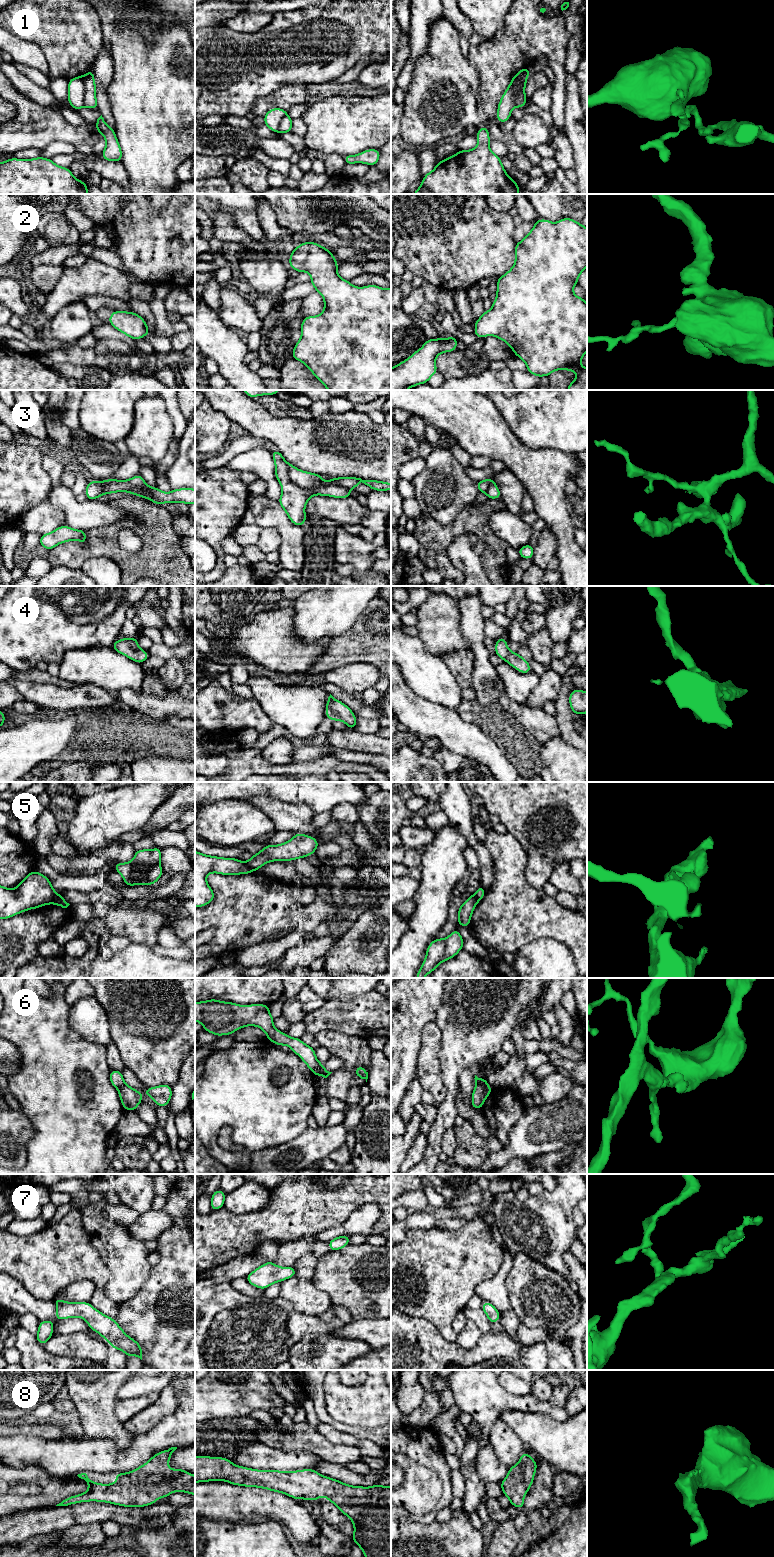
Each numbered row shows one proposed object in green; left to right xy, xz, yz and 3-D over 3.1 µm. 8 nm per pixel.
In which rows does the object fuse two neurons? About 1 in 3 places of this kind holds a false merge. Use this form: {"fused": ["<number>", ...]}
{"fused": ["1", "3", "5", "6"]}

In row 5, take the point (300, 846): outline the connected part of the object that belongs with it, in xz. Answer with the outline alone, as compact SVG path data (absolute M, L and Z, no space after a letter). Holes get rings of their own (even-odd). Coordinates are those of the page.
M302 833L294 834L293 838L279 845L265 845L264 848L246 862L253 870L259 870L272 861L291 861L306 858L314 854L319 842L315 837Z

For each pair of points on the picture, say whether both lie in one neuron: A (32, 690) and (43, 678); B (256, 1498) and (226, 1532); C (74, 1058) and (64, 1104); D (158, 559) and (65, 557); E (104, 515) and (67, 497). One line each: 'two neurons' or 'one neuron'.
A: two neurons
B: two neurons
C: one neuron
D: one neuron
E: one neuron

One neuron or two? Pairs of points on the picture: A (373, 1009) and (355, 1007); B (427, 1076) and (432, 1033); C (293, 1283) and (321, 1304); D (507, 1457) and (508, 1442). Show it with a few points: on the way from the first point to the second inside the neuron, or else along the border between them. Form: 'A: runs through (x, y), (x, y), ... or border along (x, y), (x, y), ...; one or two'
A: runs through (369, 1009), (359, 1009); one
B: runs through (429, 1065), (429, 1049), (431, 1044); one
C: runs through (300, 1290), (310, 1300), (314, 1301); one
D: runs through (507, 1453), (508, 1446); one

